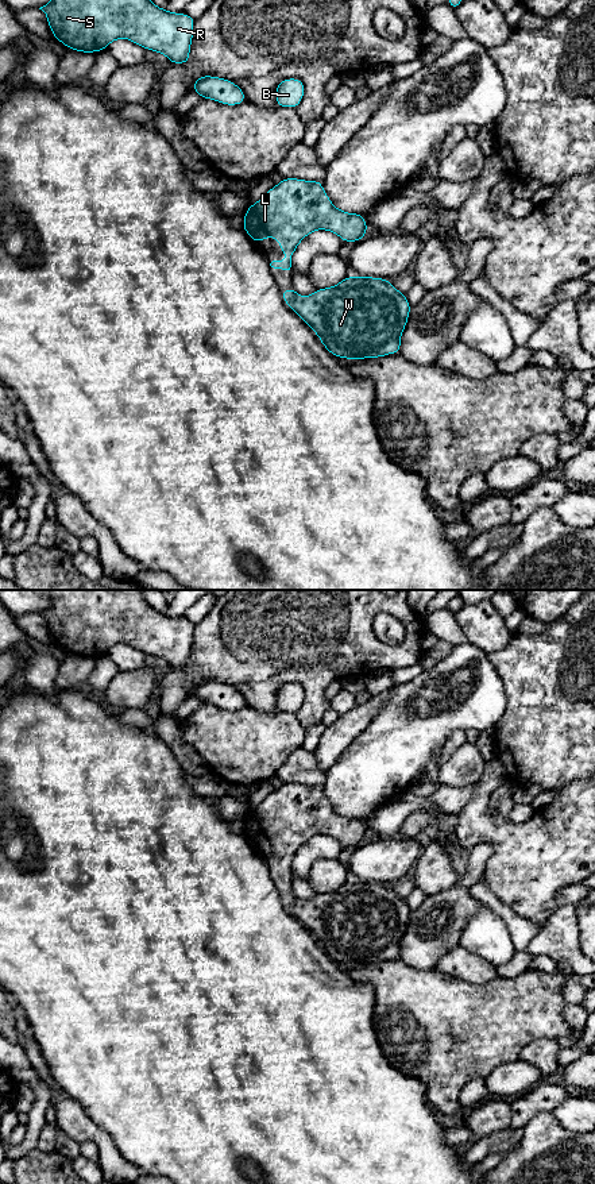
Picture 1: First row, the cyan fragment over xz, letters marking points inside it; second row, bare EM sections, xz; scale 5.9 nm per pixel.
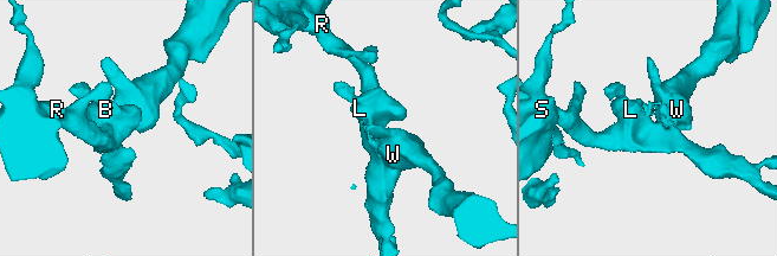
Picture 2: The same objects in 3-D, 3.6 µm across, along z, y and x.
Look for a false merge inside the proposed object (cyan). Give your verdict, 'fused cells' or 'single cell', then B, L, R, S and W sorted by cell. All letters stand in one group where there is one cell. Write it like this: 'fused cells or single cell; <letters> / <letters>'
single cell; B L R S W

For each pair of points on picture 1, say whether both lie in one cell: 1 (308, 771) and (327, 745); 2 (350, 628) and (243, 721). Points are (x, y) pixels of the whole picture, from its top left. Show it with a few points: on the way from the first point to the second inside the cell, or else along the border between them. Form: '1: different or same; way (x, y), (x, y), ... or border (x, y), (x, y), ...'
1: different; border (312, 752), (317, 766), (325, 771)
2: different; border (246, 705), (262, 712), (277, 712)

